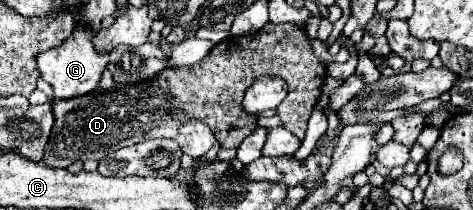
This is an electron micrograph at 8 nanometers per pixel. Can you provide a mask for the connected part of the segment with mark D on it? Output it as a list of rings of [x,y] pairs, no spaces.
[[[268,22],[262,30],[228,38],[216,44],[198,64],[168,68],[152,84],[114,84],[112,90],[98,88],[76,100],[52,102],[54,128],[42,162],[50,168],[66,168],[76,160],[100,160],[104,150],[116,150],[144,142],[146,138],[174,138],[182,116],[202,120],[212,128],[222,148],[238,148],[258,126],[258,114],[244,112],[242,98],[256,78],[272,74],[288,84],[288,98],[276,108],[282,128],[304,138],[306,122],[320,98],[326,66],[316,58],[306,32],[292,24]]]

